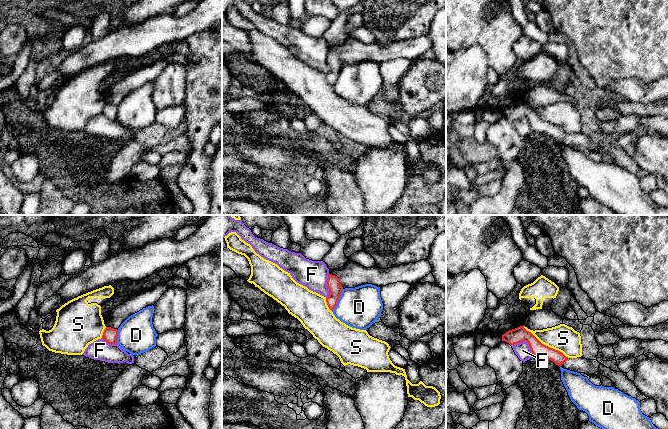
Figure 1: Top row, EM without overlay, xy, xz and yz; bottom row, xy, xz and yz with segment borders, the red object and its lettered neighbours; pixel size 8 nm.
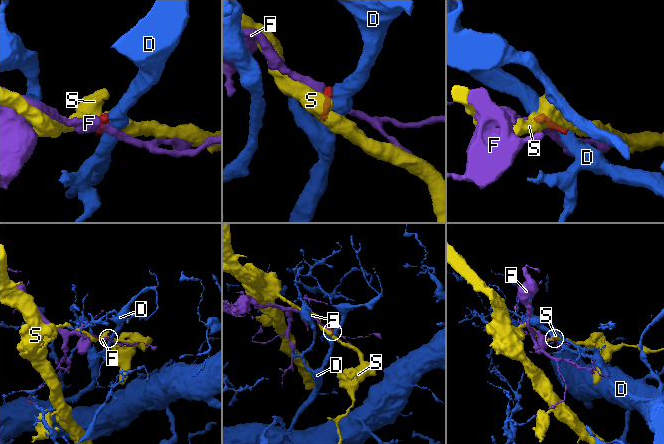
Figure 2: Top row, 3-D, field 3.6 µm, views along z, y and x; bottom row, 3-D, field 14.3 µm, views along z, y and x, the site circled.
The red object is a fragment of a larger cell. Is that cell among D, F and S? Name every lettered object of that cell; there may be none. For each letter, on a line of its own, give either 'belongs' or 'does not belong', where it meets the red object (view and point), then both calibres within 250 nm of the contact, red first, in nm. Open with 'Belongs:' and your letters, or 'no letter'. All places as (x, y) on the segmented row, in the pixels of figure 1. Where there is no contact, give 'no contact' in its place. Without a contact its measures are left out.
Belongs: no letter
D: does not belong; meets red in xz at (338, 299); 110 nm thick on the red side, 320 nm on the other
F: does not belong; meets red in yz at (525, 341); 120 nm thick on the red side, 120 nm on the other
S: does not belong; meets red in yz at (545, 345); 120 nm thick on the red side, 220 nm on the other

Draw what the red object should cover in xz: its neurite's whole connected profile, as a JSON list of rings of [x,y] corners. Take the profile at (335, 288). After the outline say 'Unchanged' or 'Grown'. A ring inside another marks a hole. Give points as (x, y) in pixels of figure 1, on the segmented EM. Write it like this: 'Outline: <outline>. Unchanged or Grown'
Outline: [[[329,274],[328,276],[327,287],[329,289],[330,294],[326,298],[326,302],[329,309],[333,311],[342,293],[343,287],[339,281],[339,278],[332,274]]]. Unchanged

